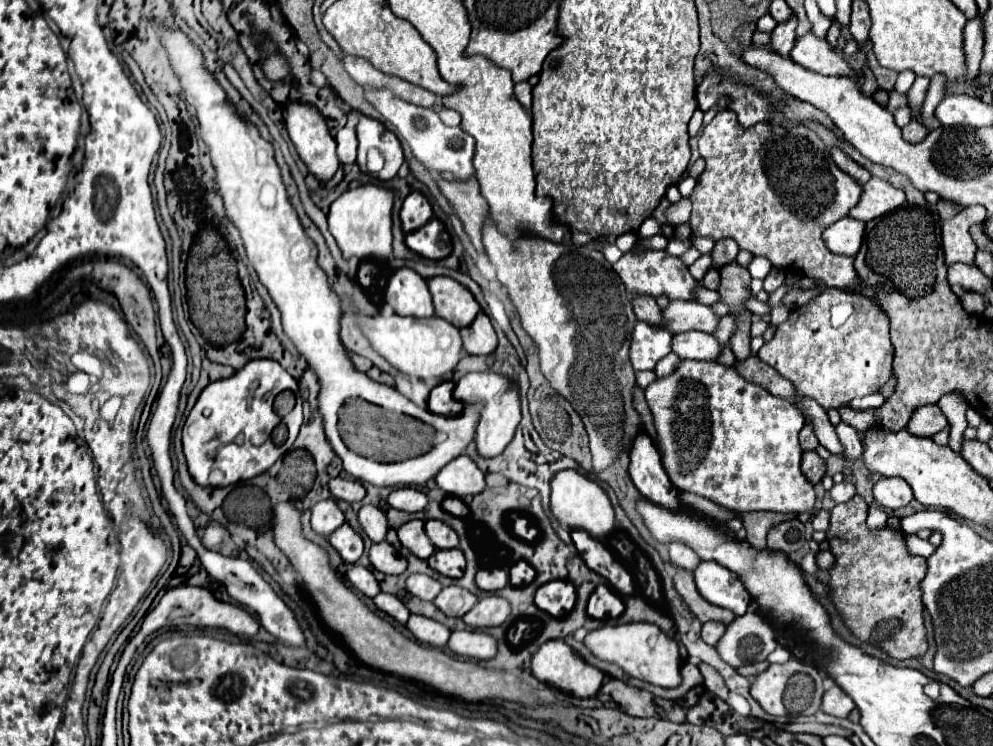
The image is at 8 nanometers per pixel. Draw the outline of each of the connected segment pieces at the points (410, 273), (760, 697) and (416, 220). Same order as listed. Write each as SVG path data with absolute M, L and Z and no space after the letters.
M401 267L393 273L385 293L385 303L397 315L411 315L411 317L433 315L433 303L427 281L409 267Z
M793 657L783 665L769 665L767 671L757 675L753 685L751 685L751 695L761 703L761 707L767 713L771 713L771 715L787 715L789 711L787 711L787 707L783 703L785 685L787 685L787 679L793 673L799 673L799 671L809 673L813 677L819 693L823 691L823 677L817 671L817 667Z
M419 191L409 193L407 199L403 201L403 209L401 209L403 231L411 233L411 231L423 227L431 217L433 217L433 207L431 207L429 199Z

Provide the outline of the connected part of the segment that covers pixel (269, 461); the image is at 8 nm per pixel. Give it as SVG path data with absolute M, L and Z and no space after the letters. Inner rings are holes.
M253 359L249 361L243 369L239 369L231 379L219 379L219 383L209 383L197 403L193 405L185 425L183 425L183 453L187 459L187 469L189 475L199 483L201 487L229 487L237 485L241 481L253 479L261 473L265 473L277 459L281 459L293 445L293 441L299 435L299 427L303 423L303 413L301 413L301 401L297 401L295 411L291 411L287 417L279 417L273 411L273 399L277 393L291 389L293 393L297 391L297 381L273 359ZM285 423L289 429L289 439L285 441L283 447L271 447L271 431L279 425Z

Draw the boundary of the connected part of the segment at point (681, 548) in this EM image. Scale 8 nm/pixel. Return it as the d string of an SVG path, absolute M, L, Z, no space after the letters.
M671 543L669 545L669 557L671 557L673 565L683 567L687 571L695 571L695 567L701 563L697 553L691 547L683 545L683 543Z

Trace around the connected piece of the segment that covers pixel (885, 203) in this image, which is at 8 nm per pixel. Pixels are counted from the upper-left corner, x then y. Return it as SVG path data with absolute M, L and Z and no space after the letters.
M871 177L863 185L863 193L859 203L849 211L849 217L859 221L871 221L875 217L881 217L897 207L905 205L905 193L897 187L893 187L885 179Z

